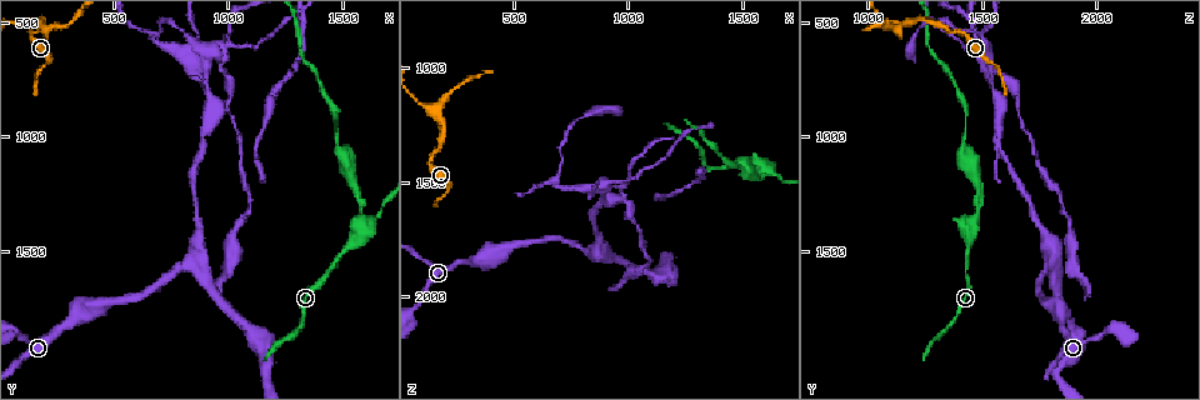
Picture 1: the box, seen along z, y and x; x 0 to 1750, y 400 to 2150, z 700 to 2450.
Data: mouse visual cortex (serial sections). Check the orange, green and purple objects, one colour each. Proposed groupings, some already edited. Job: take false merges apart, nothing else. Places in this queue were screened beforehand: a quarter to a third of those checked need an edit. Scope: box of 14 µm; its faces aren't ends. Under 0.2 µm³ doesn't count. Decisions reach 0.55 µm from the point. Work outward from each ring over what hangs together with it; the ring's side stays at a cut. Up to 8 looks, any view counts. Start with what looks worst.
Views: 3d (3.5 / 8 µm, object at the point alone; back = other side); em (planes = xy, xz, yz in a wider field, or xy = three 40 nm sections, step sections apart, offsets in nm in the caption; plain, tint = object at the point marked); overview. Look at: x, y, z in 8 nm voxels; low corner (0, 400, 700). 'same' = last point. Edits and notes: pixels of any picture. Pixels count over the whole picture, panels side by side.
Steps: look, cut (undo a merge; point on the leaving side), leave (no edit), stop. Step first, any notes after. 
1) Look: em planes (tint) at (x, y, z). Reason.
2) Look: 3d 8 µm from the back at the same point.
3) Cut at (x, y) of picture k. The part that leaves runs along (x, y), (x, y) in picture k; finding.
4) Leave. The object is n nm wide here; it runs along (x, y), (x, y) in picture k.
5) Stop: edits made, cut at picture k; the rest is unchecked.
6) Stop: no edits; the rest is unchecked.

Look: 3d 3.5 µm from the back at (1610, 1360, 1460). A narrow waist.

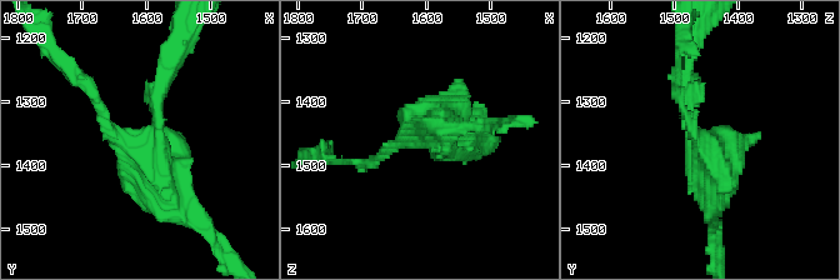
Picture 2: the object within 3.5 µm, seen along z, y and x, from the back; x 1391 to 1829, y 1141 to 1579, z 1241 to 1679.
Look: em planes (tint) at (1600, 1370, 1455).

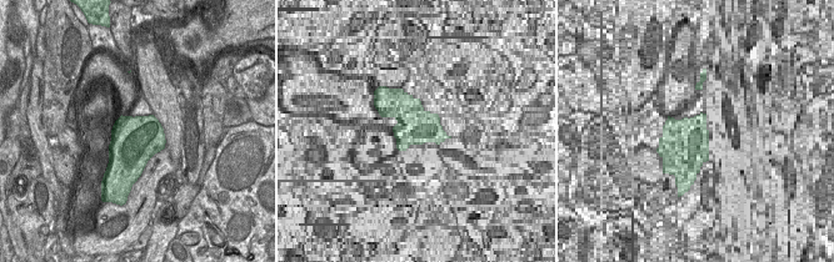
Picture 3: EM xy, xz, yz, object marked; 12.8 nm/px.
Look: em xy step 2 (tint) at the same point.

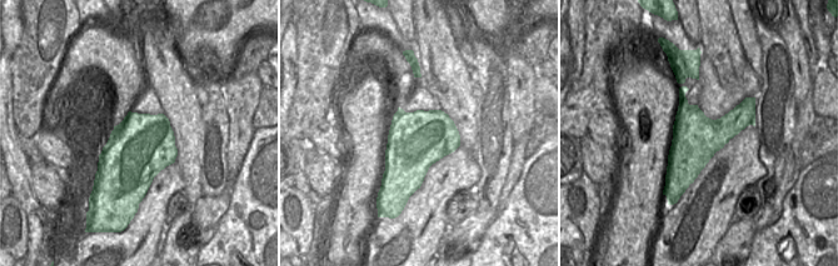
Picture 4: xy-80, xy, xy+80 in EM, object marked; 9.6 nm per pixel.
Cut at (161, 66) of picture 2. The part that leaves runs along (158, 110), (161, 73), (181, 34) in picture 2; a second cell is stuck on.

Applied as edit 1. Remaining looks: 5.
Look: overview.

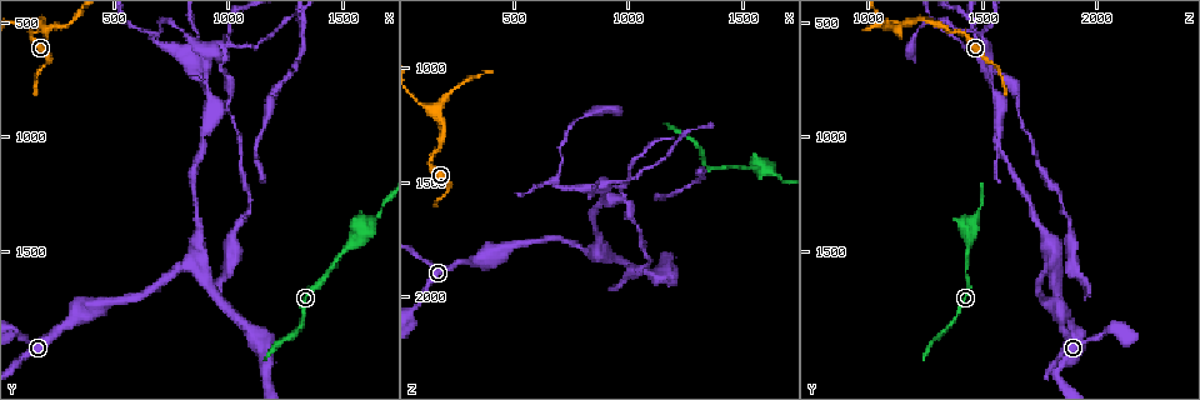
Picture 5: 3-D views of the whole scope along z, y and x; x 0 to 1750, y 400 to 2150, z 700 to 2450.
Look: em xy step 3 (tint) at (840, 1550, 1800). Three-way junction.

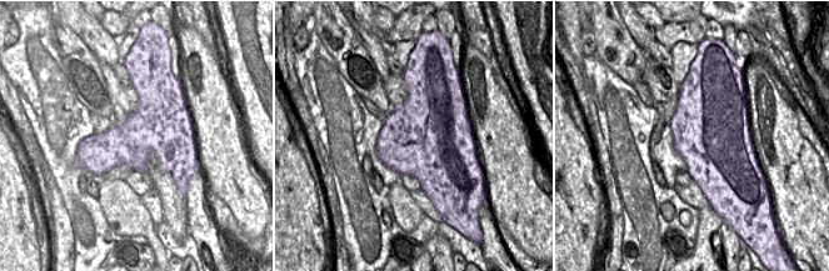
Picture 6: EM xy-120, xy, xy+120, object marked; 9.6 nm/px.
Look: 3d 3.5 µm at the same point. See where the arms go.

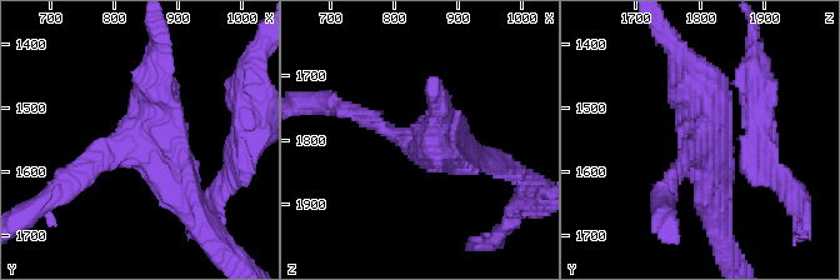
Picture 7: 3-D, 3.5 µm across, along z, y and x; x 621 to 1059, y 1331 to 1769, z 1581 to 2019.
Leave. One cell here.

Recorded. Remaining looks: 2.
Look: 3d 8 µm at (970, 600, 1490).

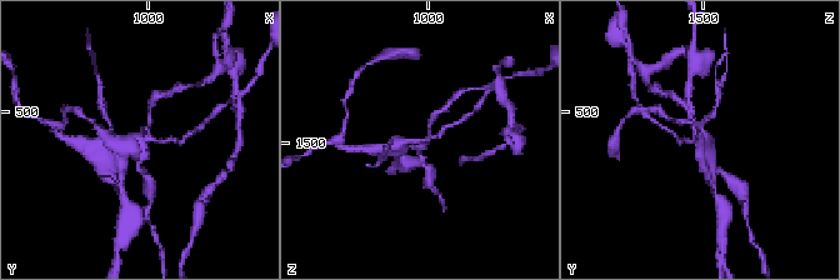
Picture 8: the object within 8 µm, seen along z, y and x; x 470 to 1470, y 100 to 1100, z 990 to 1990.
Look: em xy step 5 (tint) at (980, 610, 1490). 4 arms meet here; the arms are 150, 150, 150, 400 nm wide.

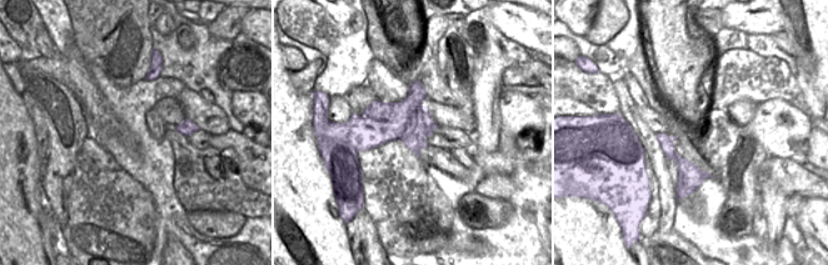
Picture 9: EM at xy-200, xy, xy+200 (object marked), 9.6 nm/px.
Cut at (146, 130) of picture 8. The part that leaves runs along (409, 140), (421, 141), (419, 155), (426, 165) in picture 8; a second cell is stuck on.

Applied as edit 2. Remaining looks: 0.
Stop: edits made, cut at picture 2, cut at picture 8; the rest is unchecked.

